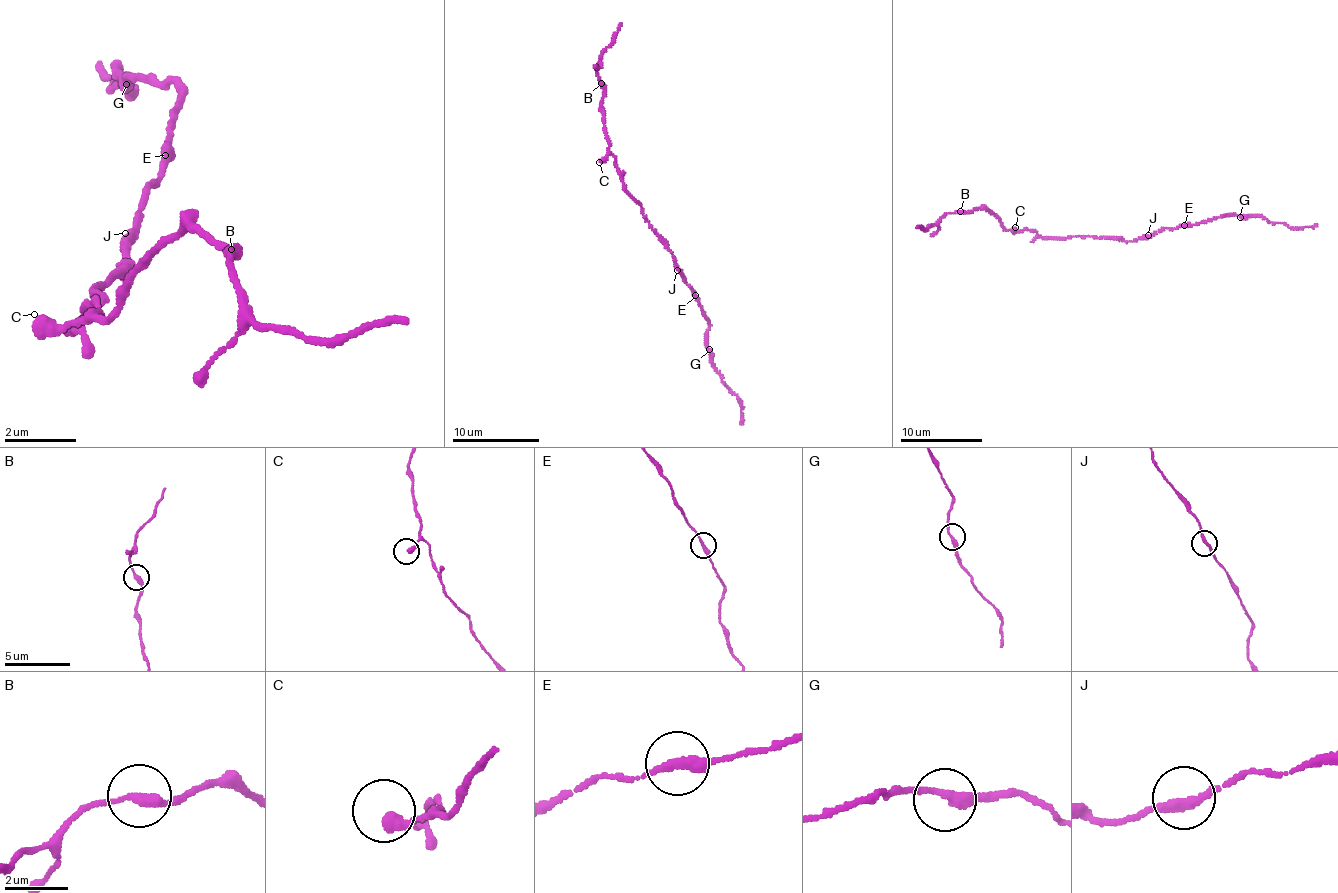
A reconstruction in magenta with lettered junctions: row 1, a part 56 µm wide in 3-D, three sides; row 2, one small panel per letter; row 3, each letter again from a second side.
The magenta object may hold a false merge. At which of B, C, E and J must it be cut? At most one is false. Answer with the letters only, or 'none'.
E

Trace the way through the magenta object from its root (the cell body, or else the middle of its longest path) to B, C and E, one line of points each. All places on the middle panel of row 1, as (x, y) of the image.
B: (654, 230), (643, 215), (643, 209), (625, 189), (615, 167), (615, 156), (605, 138), (604, 86), (601, 83)
C: (654, 230), (643, 215), (643, 209), (625, 189), (615, 167), (615, 158), (607, 154), (599, 162)
E: (654, 230), (672, 254), (694, 296)

